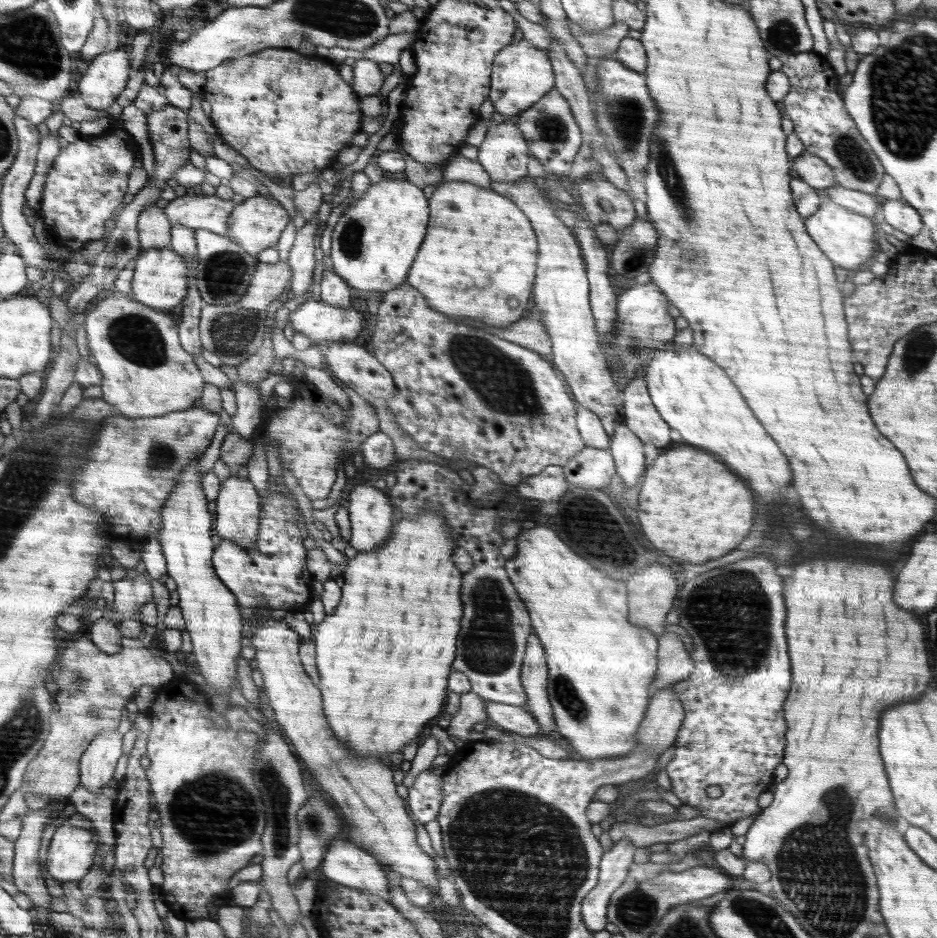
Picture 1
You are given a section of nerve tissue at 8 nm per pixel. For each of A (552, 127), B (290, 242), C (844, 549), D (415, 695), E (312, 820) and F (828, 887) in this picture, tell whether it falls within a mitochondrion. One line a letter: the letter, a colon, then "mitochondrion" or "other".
A: mitochondrion
B: other
C: other
D: other
E: mitochondrion
F: mitochondrion

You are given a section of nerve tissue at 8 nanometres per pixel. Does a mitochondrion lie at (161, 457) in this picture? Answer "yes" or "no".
yes

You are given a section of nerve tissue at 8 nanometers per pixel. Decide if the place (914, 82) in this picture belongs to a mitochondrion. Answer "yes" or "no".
yes

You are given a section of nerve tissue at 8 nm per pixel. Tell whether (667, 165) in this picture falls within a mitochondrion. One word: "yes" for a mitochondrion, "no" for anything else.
yes

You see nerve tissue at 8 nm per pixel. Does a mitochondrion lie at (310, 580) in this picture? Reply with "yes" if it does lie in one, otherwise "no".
no

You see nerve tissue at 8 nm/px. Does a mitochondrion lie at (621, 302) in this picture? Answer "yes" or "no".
no

